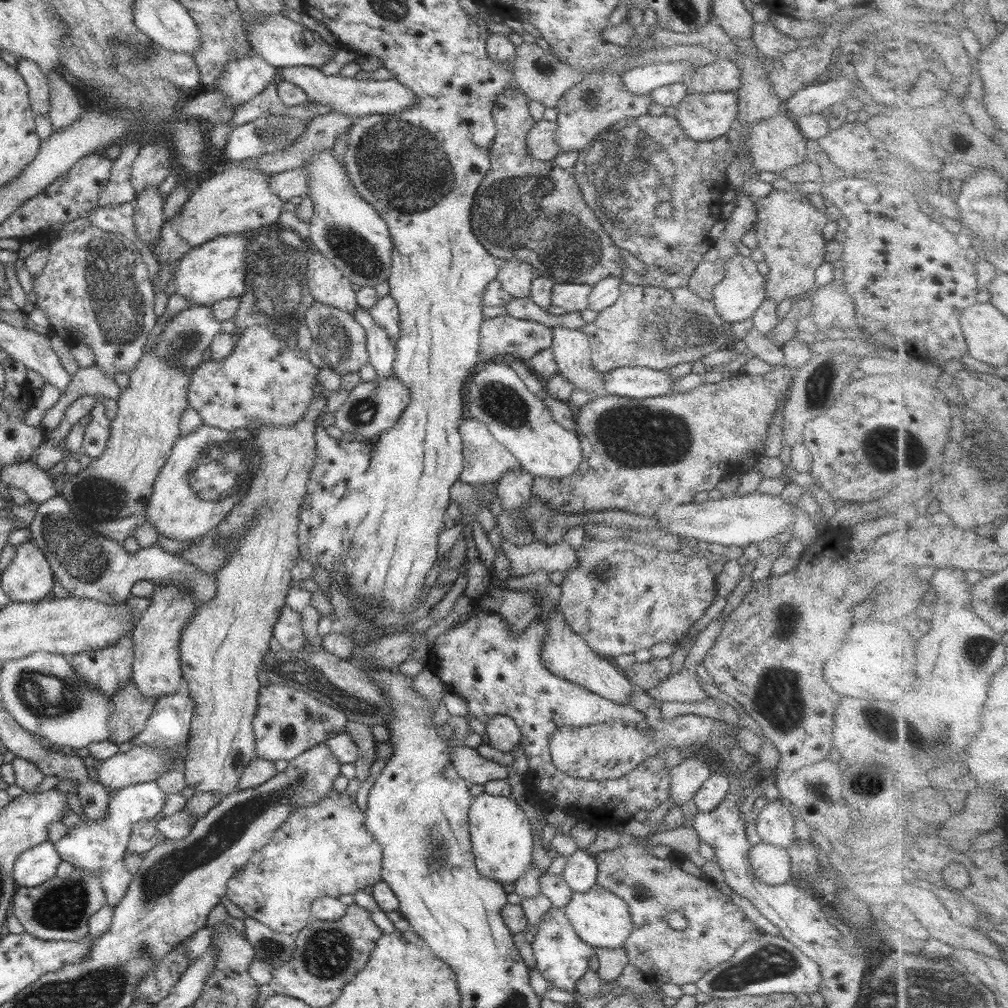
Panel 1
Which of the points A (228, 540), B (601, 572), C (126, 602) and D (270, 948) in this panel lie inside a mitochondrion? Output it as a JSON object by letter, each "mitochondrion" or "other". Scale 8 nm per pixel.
{"A":"other","B":"mitochondrion","C":"other","D":"mitochondrion"}

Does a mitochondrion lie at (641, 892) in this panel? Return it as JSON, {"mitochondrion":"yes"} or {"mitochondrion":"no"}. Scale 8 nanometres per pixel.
{"mitochondrion":"yes"}

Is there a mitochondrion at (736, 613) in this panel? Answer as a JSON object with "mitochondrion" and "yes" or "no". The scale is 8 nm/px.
{"mitochondrion":"no"}

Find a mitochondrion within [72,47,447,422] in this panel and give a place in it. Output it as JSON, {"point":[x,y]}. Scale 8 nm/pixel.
{"point":[110,275]}

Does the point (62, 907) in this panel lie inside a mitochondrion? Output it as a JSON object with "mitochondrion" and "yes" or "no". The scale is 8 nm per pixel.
{"mitochondrion":"yes"}

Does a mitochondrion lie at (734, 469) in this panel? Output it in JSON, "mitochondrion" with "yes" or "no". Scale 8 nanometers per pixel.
{"mitochondrion":"no"}

